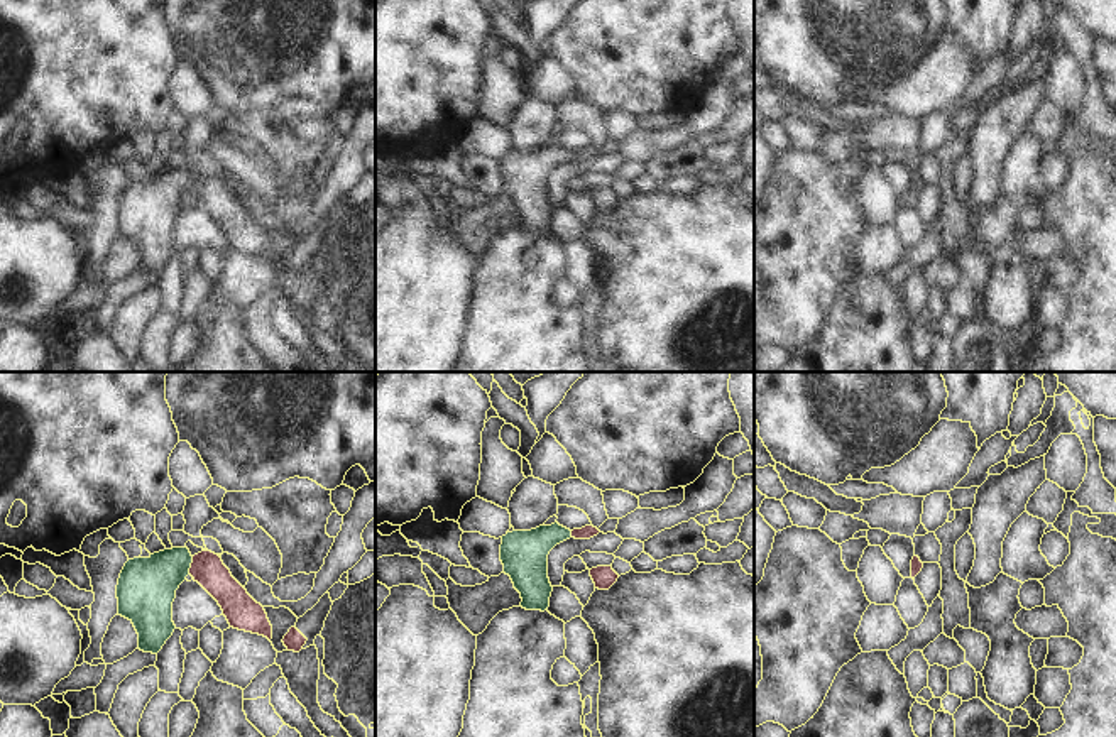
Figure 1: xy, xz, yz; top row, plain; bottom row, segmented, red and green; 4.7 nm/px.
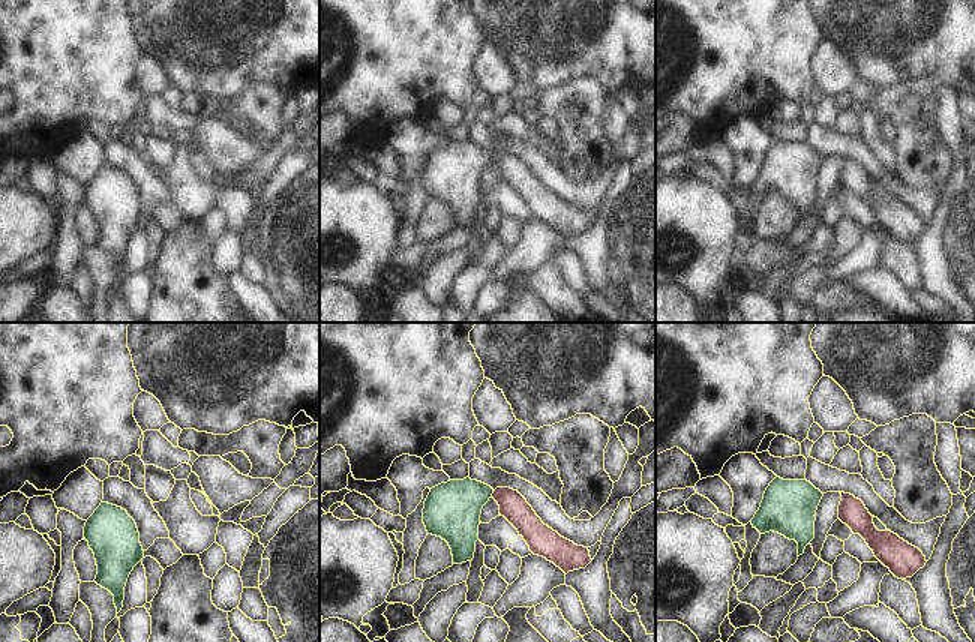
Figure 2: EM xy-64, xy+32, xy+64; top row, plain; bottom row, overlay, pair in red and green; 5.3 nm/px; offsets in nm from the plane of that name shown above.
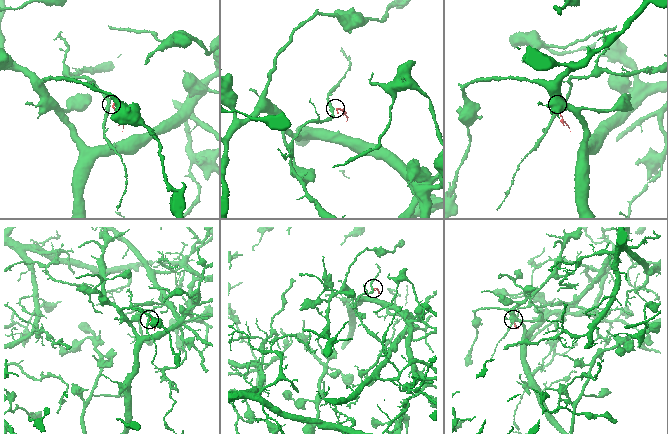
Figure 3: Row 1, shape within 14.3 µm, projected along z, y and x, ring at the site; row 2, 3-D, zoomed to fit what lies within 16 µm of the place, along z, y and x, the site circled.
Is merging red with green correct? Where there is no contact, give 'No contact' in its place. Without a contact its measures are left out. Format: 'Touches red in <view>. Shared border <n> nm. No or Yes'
Touches red in xy. Shared border 90 nm. Yes.

